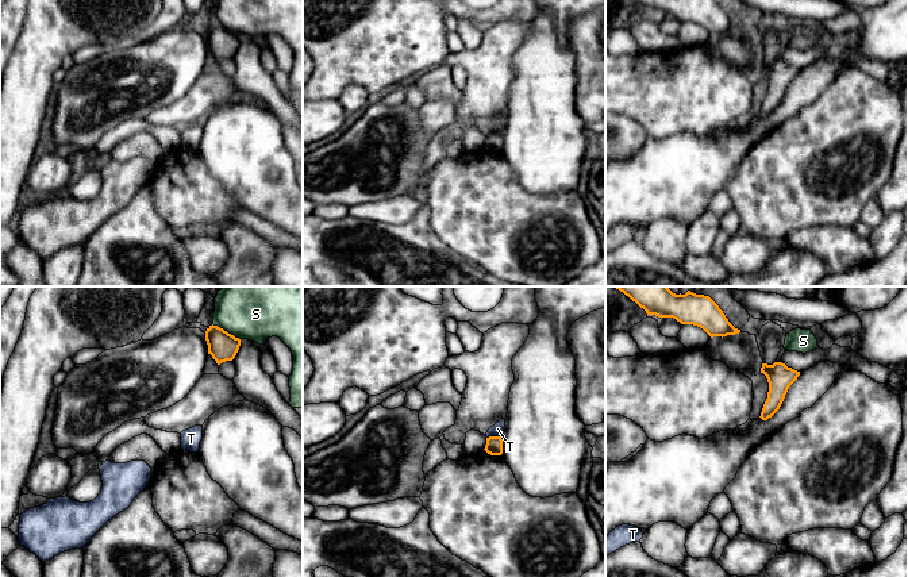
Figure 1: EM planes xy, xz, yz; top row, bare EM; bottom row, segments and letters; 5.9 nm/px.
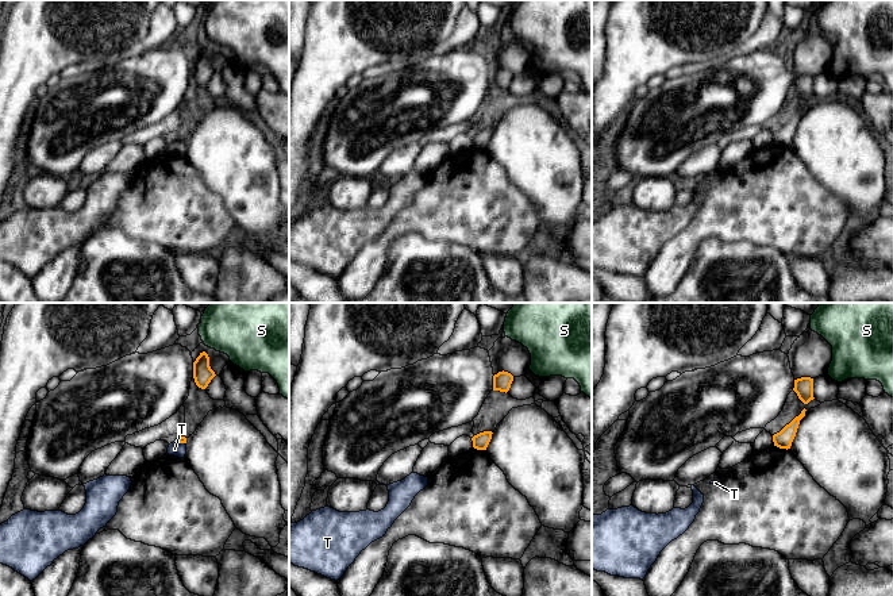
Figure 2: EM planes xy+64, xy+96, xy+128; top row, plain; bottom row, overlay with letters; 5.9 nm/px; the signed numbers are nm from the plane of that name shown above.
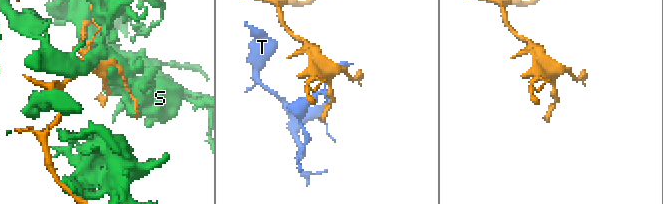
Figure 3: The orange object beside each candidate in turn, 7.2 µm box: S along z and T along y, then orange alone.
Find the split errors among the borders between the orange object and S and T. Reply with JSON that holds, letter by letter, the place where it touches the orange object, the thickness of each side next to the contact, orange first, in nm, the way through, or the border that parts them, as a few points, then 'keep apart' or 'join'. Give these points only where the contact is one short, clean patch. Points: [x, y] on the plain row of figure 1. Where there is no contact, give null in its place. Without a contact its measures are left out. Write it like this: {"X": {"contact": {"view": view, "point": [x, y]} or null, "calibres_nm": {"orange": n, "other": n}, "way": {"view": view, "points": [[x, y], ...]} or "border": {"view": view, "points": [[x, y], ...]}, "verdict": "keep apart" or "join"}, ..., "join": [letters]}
{"S": {"contact": {"view": "xy", "point": [226, 29]}, "calibres_nm": {"orange": 170, "other": 220}, "verdict": "keep apart"}, "T": {"contact": {"view": "xz", "point": [493, 134]}, "calibres_nm": {"orange": 100, "other": 70}, "border": {"view": "xz", "points": [[500, 133], [489, 133], [487, 135]]}, "verdict": "keep apart"}, "join": []}

